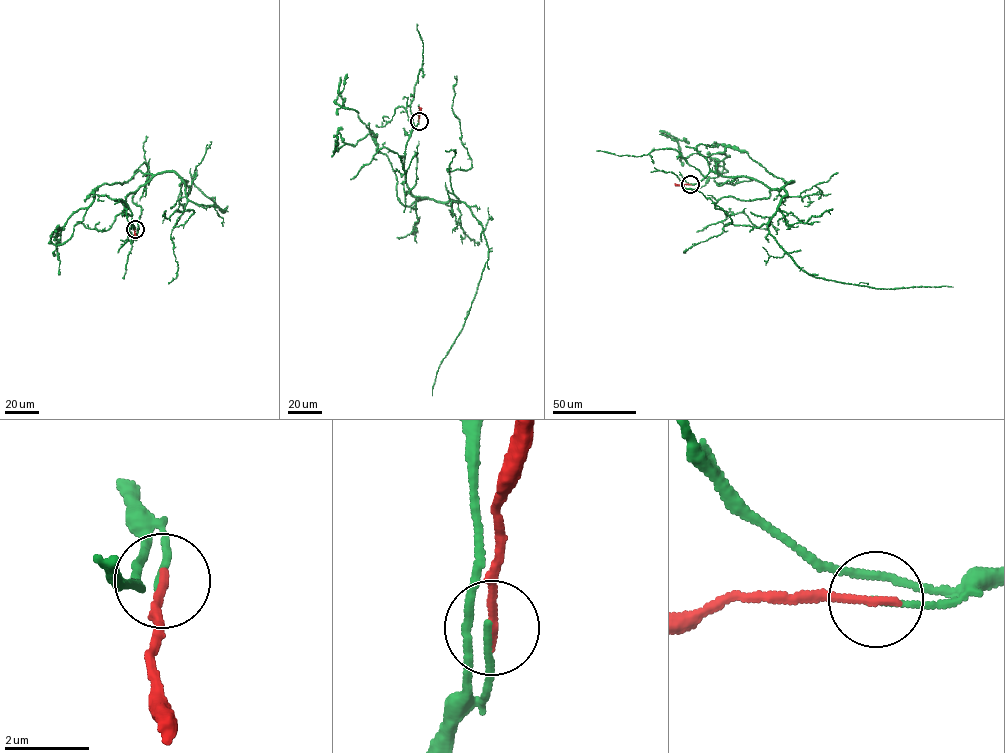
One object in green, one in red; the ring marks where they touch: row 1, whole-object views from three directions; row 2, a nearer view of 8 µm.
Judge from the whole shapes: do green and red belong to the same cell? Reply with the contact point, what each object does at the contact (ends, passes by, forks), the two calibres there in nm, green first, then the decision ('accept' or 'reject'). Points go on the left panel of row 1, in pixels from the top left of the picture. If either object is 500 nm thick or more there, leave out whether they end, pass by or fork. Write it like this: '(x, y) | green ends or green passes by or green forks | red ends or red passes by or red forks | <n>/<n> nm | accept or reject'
(135, 229) | green ends | red ends | 150/200 nm | reject

